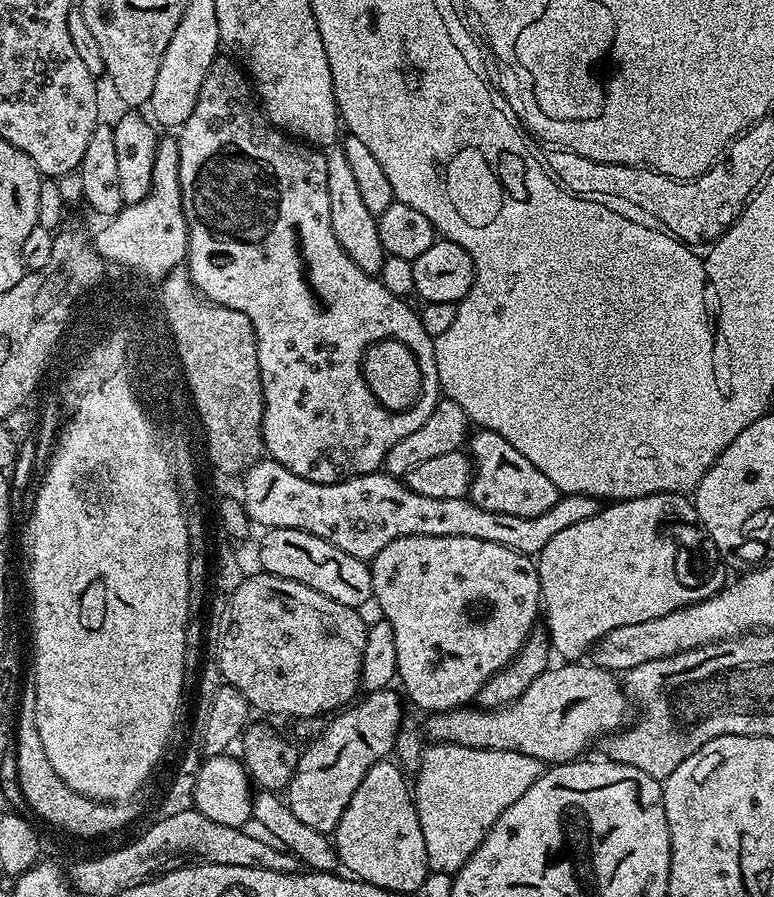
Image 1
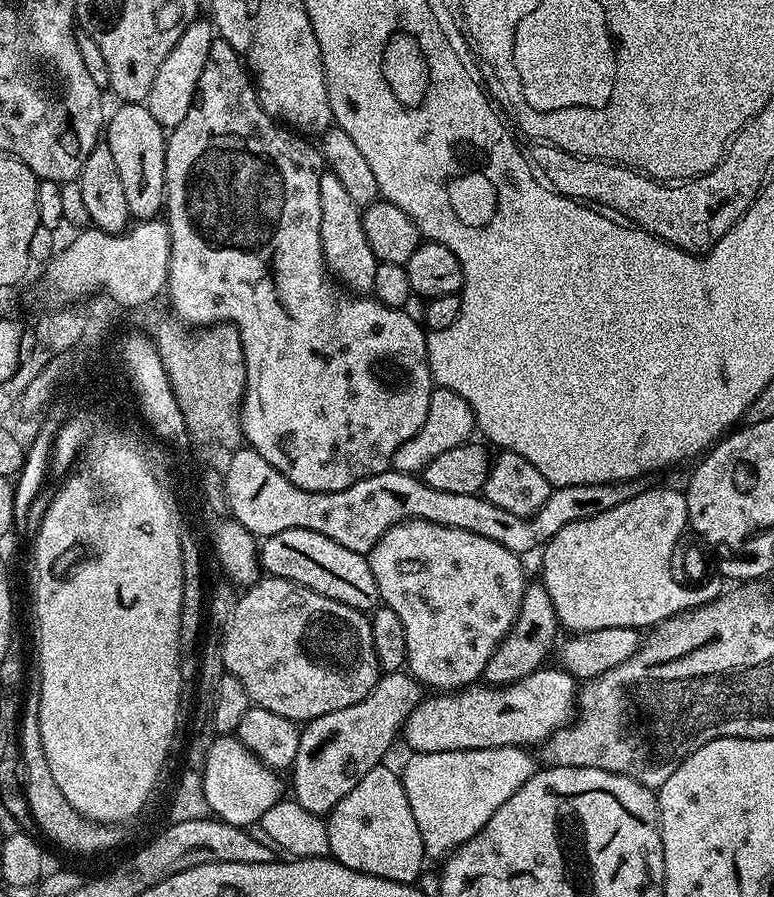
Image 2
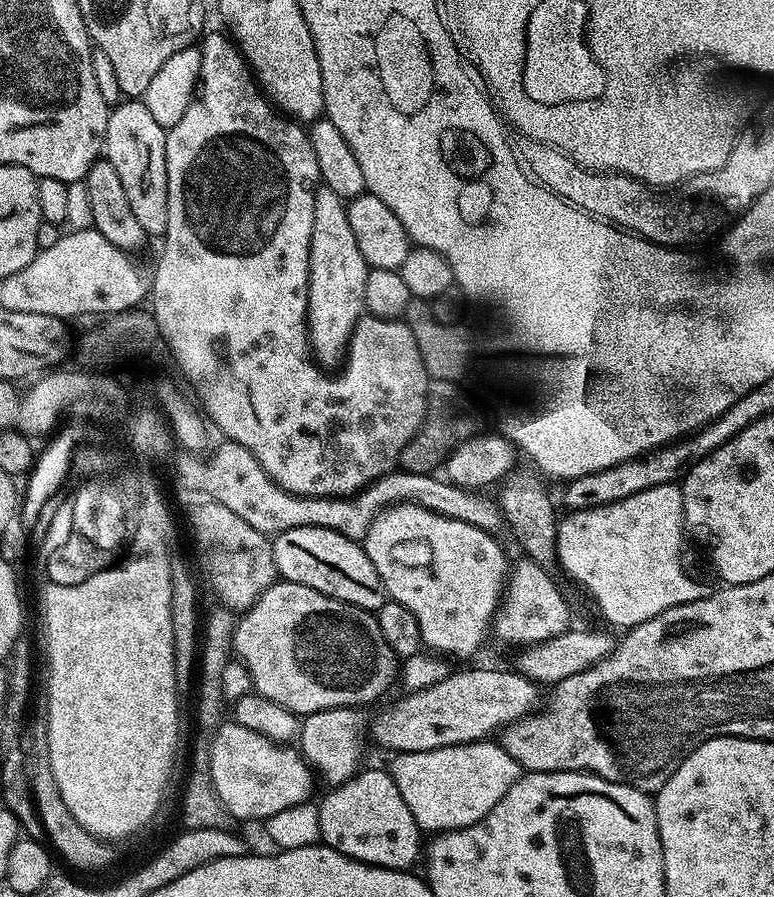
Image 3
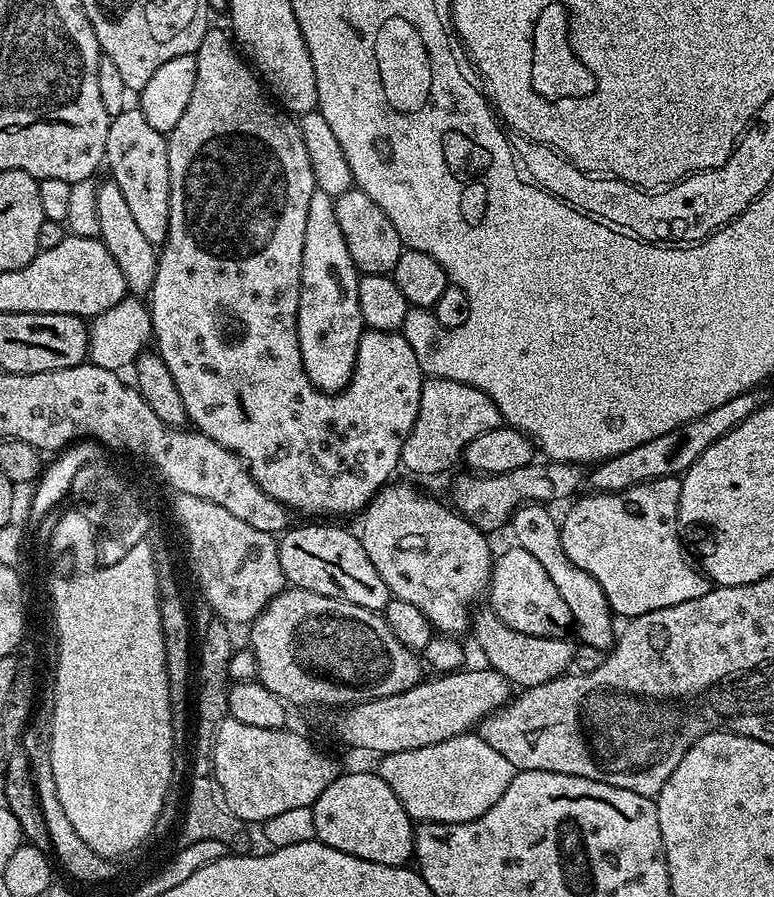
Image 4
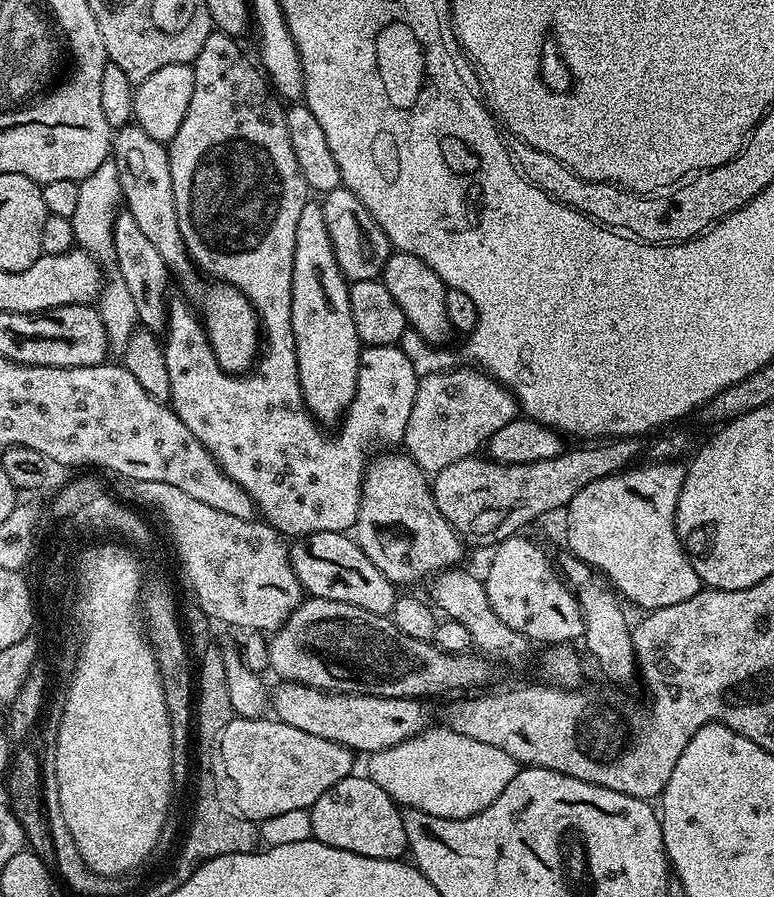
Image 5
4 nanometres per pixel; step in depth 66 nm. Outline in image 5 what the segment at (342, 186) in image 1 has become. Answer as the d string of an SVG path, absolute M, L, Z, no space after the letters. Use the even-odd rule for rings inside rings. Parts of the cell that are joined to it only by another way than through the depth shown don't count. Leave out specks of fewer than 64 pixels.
M304 203L302 214L298 214L298 230L294 230L290 322L294 330L298 382L304 395L304 404L317 421L333 420L336 422L343 417L356 398L362 345L358 338L358 330L354 330L354 314L350 314L350 294L348 293L350 281L342 274L338 266L338 258L334 258L334 246L326 230L326 218L322 218L322 203L312 203Z

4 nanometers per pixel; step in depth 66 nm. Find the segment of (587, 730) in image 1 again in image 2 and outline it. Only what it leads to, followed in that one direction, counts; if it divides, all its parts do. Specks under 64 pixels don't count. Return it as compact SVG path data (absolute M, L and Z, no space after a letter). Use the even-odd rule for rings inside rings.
M545 666L512 684L489 686L477 682L459 690L444 690L439 694L428 694L404 723L402 740L409 744L412 752L453 752L454 750L486 750L502 746L539 746L557 730L565 728L573 719L578 708L578 681L575 676L565 672L563 667Z

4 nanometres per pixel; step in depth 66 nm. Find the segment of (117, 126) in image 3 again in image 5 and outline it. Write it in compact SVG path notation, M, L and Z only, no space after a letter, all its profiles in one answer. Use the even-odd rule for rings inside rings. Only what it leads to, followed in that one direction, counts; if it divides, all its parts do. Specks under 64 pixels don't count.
M134 122L124 128L115 129L112 138L112 150L110 159L118 166L118 182L120 183L120 195L123 207L138 222L142 234L150 238L158 254L162 256L162 262L168 268L169 273L180 283L180 288L185 292L187 303L194 309L199 321L204 326L204 333L208 335L208 345L221 368L233 374L244 374L257 363L258 353L262 348L262 328L258 323L255 308L252 303L238 291L233 284L213 282L211 279L202 278L195 264L189 256L182 234L178 230L178 214L174 206L174 186L170 178L170 162L168 161L168 149L161 141L150 138Z

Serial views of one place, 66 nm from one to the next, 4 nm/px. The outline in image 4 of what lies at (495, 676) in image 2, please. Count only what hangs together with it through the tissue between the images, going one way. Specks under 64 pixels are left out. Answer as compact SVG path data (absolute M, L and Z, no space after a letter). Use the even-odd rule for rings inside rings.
M511 546L504 553L495 557L492 566L492 579L486 592L487 603L502 618L506 626L531 636L559 636L573 627L572 615L562 602L562 594L554 590L554 582L542 570L542 565L534 554L522 550L519 546Z

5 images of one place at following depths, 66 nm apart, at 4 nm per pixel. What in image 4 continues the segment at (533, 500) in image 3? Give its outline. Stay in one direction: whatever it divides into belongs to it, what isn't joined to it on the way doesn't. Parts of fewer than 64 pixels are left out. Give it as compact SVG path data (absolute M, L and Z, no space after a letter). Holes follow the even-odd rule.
M535 502L521 504L512 513L510 521L512 536L516 539L513 541L519 548L534 554L534 558L538 558L538 562L542 565L542 570L546 570L550 582L554 582L554 590L558 590L558 594L562 594L562 602L566 602L566 606L570 610L574 632L580 635L581 642L589 644L592 648L611 649L618 636L615 631L612 633L614 616L611 606L608 605L606 594L602 590L602 586L598 586L594 577L586 574L586 570L578 570L578 566L574 566L574 562L570 562L570 558L566 558L566 550L562 550L562 538L557 517L552 517L548 511L549 509L545 505Z

